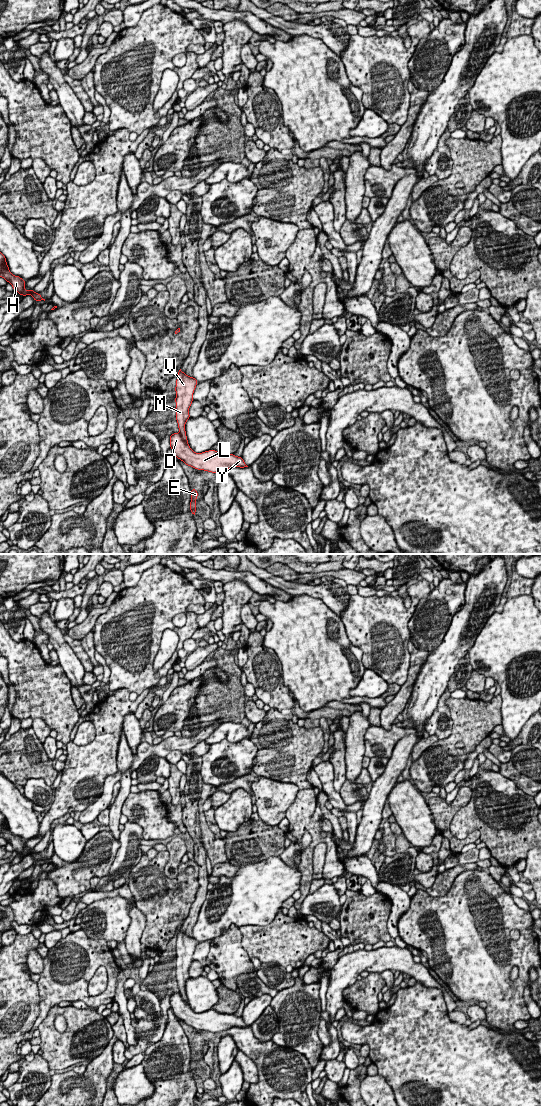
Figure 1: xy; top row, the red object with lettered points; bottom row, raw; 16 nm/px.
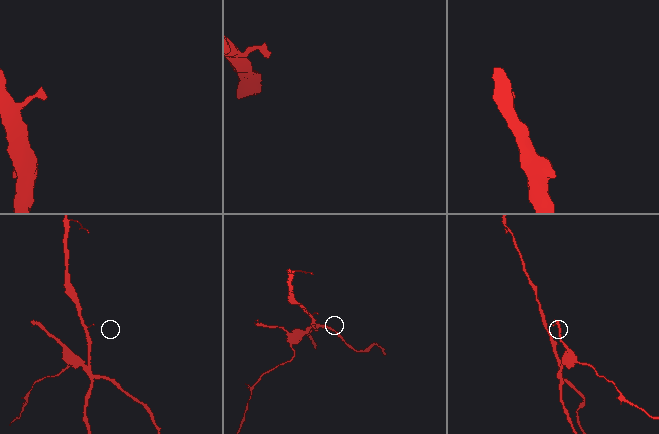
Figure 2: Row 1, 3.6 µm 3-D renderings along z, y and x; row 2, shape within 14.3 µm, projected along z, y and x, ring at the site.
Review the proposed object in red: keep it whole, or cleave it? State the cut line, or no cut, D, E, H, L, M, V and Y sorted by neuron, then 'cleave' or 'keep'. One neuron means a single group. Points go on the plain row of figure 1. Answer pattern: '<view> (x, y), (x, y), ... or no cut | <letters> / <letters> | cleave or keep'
xy (179, 993), (187, 1003) | D H L Y / E M V | cleave

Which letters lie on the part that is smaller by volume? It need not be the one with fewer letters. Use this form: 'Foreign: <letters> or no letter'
Foreign: E, M, V

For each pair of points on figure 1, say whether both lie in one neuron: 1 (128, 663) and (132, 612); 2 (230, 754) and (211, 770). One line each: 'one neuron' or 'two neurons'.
1: one neuron
2: one neuron

